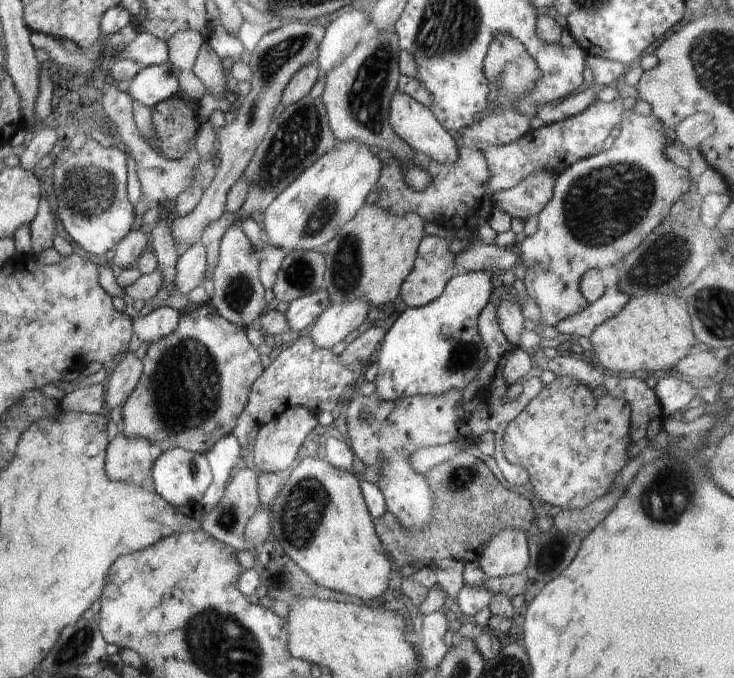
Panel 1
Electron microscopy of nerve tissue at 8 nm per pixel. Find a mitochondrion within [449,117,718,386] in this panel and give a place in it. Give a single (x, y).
(600, 206)

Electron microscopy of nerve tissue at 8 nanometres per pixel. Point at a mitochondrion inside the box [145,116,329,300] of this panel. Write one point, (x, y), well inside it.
(300, 274)

